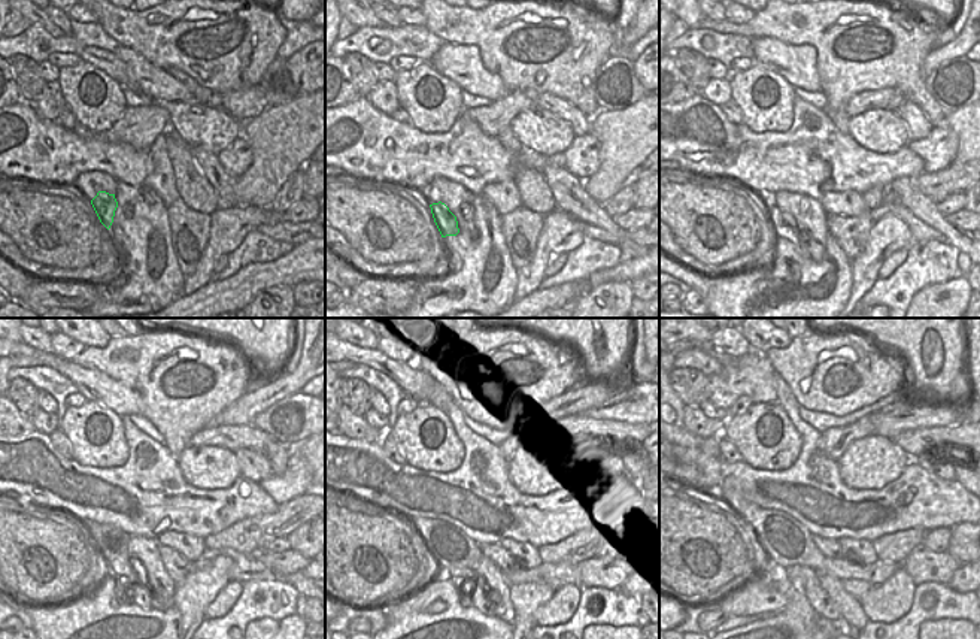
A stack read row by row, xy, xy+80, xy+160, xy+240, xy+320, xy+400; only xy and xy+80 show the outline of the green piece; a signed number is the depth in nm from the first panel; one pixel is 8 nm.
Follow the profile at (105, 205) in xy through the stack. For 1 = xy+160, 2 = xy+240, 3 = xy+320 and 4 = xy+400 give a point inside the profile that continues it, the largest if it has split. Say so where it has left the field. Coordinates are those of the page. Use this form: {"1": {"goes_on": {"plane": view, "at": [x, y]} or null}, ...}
{"1": {"goes_on": {"plane": "xy+160", "at": [780, 229]}}, "2": {"goes_on": {"plane": "xy+240", "at": [123, 568]}}, "3": {"goes_on": {"plane": "xy+320", "at": [476, 590]}}, "4": {"goes_on": {"plane": "xy+400", "at": [806, 578]}}}

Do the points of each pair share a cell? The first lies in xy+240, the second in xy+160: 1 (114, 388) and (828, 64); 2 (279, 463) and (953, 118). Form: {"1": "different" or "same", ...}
{"1": "different", "2": "different"}

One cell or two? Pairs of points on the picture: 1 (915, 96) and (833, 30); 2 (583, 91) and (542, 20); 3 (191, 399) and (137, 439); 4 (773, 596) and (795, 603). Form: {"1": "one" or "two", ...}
{"1": "one", "2": "one", "3": "two", "4": "two"}

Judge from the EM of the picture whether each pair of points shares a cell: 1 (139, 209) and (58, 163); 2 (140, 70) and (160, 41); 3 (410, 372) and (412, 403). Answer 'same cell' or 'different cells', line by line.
1: different cells
2: different cells
3: different cells

